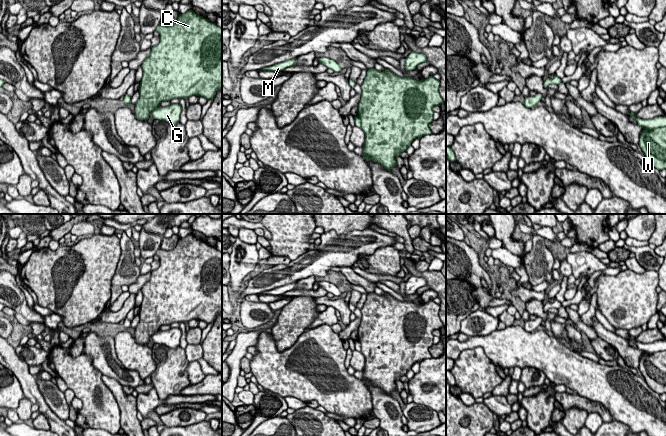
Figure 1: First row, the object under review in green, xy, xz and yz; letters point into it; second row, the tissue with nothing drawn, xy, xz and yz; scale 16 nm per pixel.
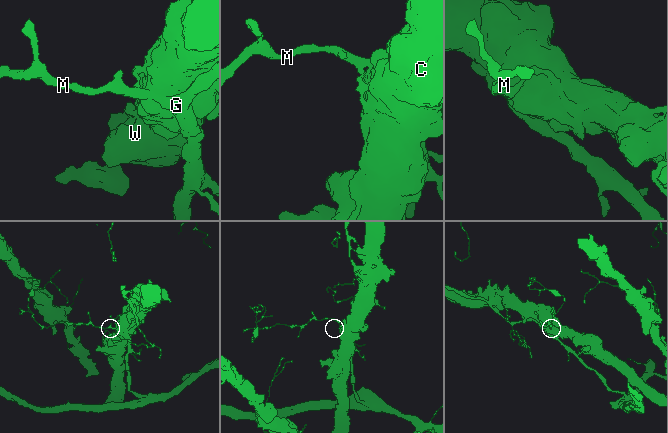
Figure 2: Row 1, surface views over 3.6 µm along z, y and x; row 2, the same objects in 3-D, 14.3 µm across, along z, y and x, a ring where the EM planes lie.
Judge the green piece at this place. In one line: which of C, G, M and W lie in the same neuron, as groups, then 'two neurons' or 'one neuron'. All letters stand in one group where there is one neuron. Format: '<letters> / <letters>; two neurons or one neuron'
C W / G M; two neurons

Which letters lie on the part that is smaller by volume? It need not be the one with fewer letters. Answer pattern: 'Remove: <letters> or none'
Remove: G, M

